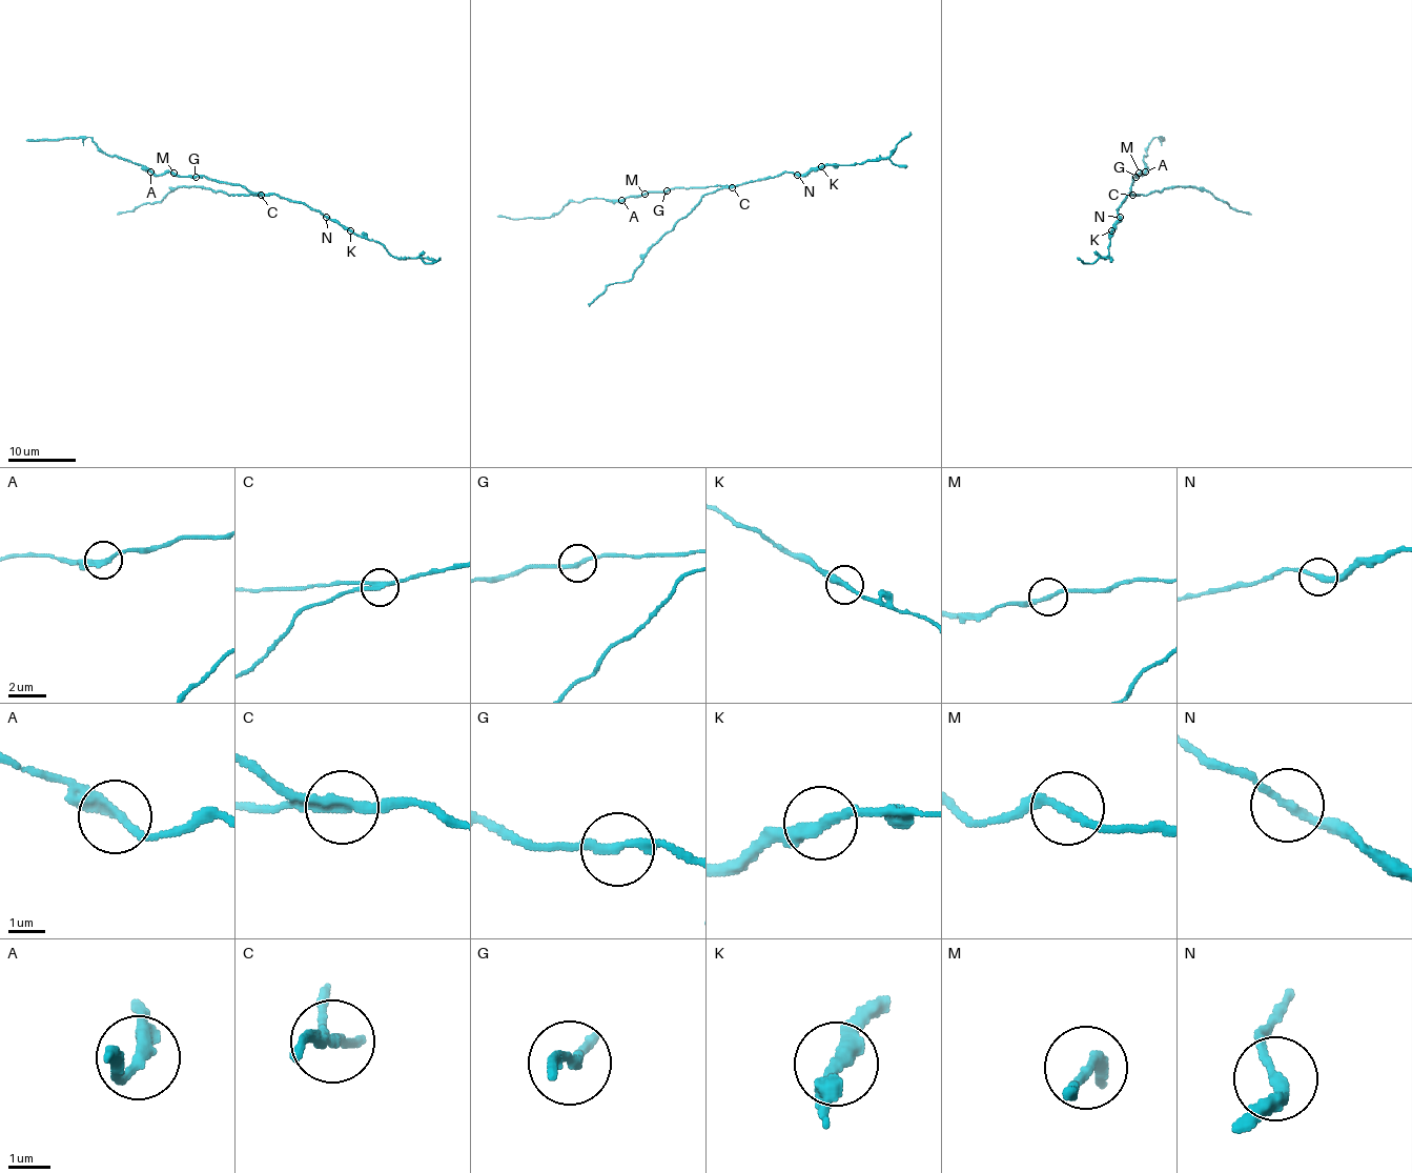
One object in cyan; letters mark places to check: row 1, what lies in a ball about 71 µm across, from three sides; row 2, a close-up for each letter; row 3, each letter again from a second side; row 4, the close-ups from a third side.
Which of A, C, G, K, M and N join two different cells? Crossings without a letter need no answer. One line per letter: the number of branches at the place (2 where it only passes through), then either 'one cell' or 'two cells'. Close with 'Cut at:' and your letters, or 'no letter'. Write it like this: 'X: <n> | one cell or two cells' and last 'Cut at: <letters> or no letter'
A: 2 | one cell
C: 2 | two cells
G: 2 | one cell
K: 2 | one cell
M: 2 | one cell
N: 2 | one cell
Cut at: C

